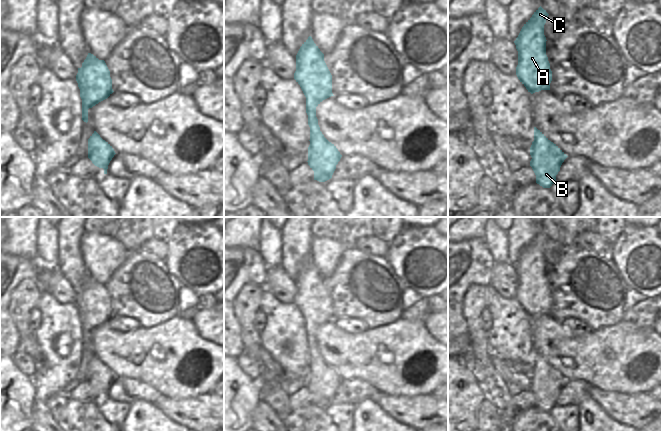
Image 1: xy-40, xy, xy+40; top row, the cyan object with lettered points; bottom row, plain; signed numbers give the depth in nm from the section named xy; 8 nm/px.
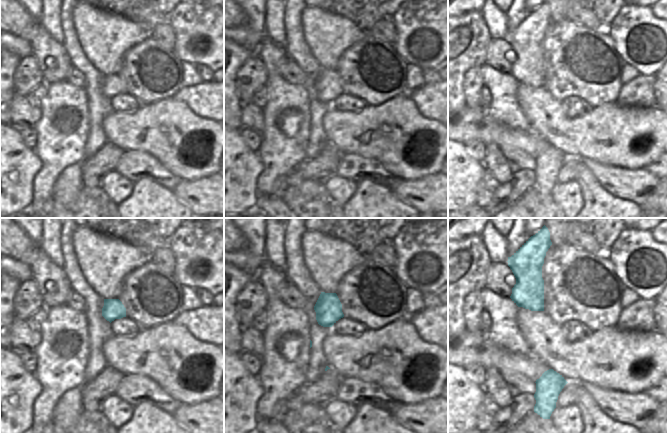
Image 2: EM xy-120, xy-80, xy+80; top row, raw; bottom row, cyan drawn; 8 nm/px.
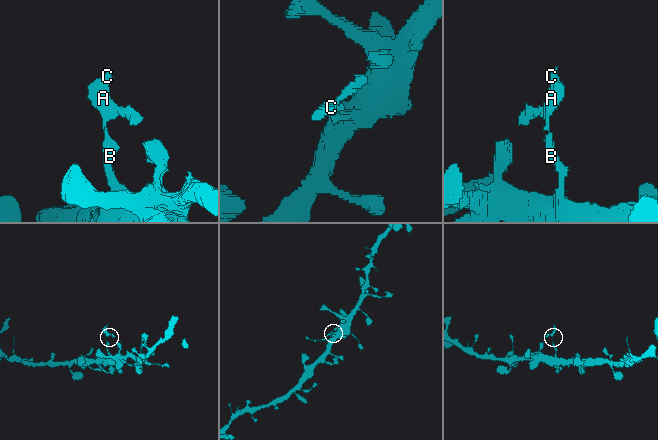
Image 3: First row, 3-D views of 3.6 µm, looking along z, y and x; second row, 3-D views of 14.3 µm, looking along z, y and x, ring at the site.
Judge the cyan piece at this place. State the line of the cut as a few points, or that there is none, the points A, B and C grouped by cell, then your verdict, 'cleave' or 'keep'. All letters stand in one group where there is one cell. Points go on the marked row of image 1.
no cut | A B C | keep

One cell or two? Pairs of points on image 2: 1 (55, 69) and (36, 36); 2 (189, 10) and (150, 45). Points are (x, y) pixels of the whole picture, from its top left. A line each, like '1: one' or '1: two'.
1: one
2: two

